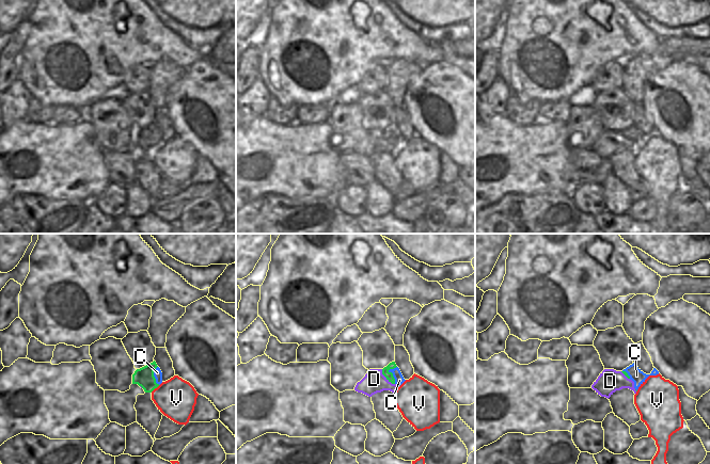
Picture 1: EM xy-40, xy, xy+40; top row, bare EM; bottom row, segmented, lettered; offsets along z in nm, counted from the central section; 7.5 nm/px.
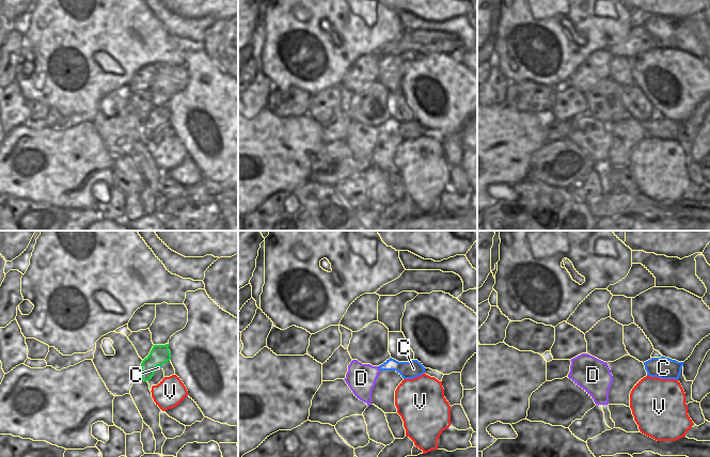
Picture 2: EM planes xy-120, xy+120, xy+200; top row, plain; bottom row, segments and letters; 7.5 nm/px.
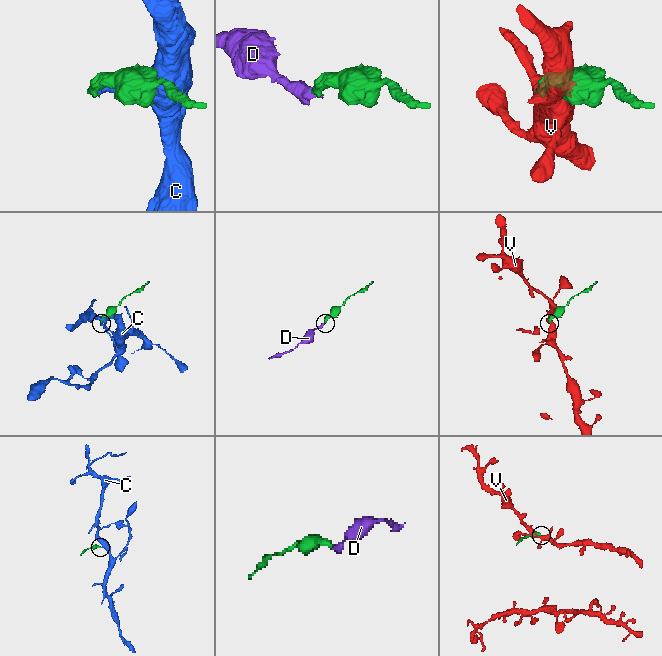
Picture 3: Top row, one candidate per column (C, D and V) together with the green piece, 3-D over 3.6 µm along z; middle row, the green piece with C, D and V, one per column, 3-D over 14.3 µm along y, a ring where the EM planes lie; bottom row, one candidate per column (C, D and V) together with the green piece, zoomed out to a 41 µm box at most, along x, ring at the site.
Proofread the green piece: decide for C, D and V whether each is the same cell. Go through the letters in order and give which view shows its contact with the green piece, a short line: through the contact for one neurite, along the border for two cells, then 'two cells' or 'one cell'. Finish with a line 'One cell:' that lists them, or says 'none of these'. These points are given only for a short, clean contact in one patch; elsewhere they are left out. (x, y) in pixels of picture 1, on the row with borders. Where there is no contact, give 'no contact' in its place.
C: meets green in xy; line xy (396, 366), (389, 370), (395, 383); two cells
D: meets green in xy; line xy (389, 376), (387, 378), (374, 382); one cell
V: meets green in xy-40; two cells
One cell: D

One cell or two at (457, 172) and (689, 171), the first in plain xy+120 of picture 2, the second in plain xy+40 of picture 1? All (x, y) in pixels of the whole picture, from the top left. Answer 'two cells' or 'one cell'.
two cells

